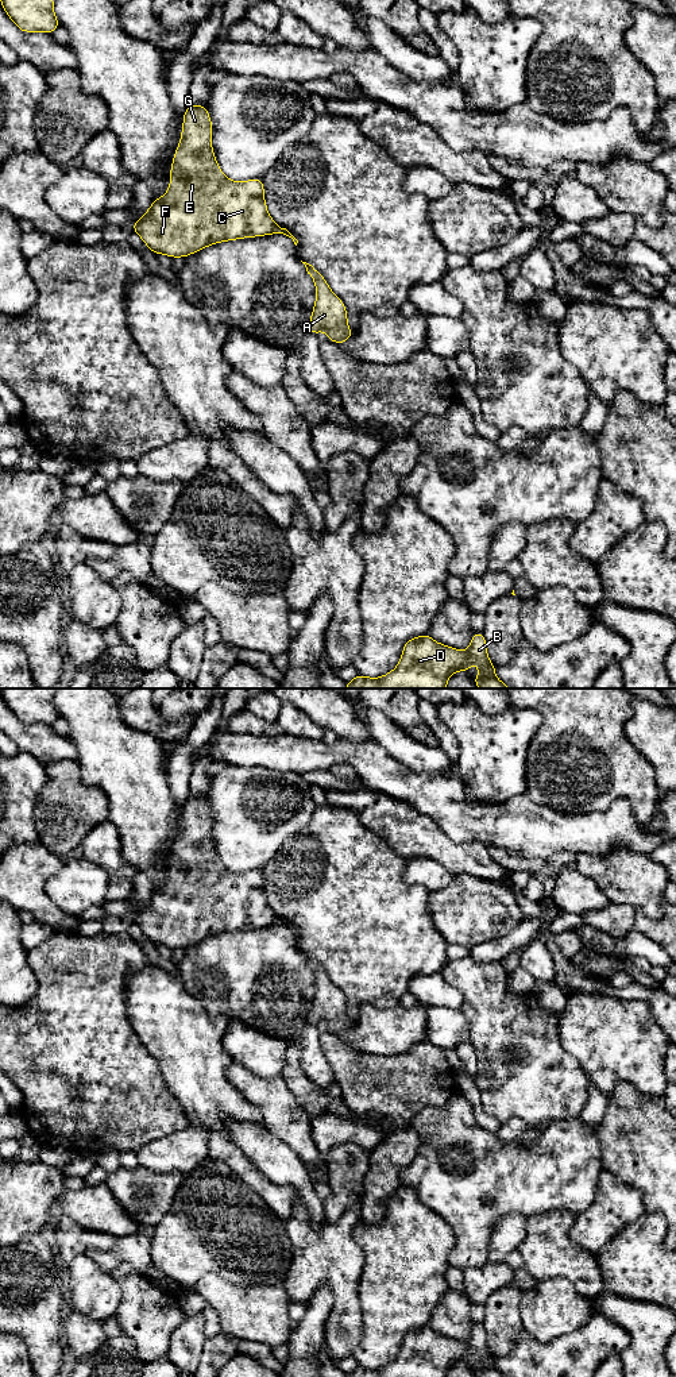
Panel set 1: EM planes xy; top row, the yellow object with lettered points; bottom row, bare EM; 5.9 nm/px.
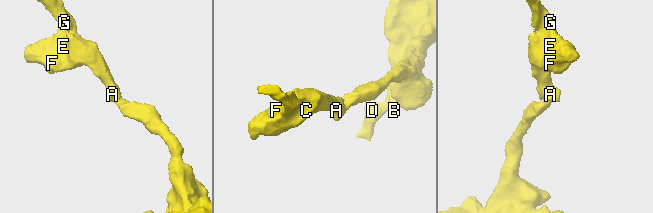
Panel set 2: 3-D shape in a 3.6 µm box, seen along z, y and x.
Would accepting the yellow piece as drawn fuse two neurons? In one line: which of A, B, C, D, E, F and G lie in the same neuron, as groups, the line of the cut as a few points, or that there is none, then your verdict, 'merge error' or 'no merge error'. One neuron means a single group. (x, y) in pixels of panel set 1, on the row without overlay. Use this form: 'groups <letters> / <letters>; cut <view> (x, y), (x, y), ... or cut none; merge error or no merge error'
groups A B C D E F G; cut none; no merge error

